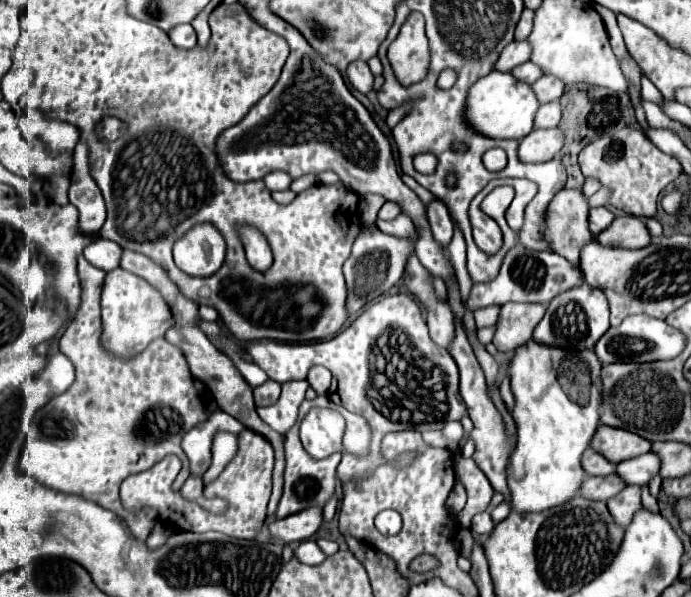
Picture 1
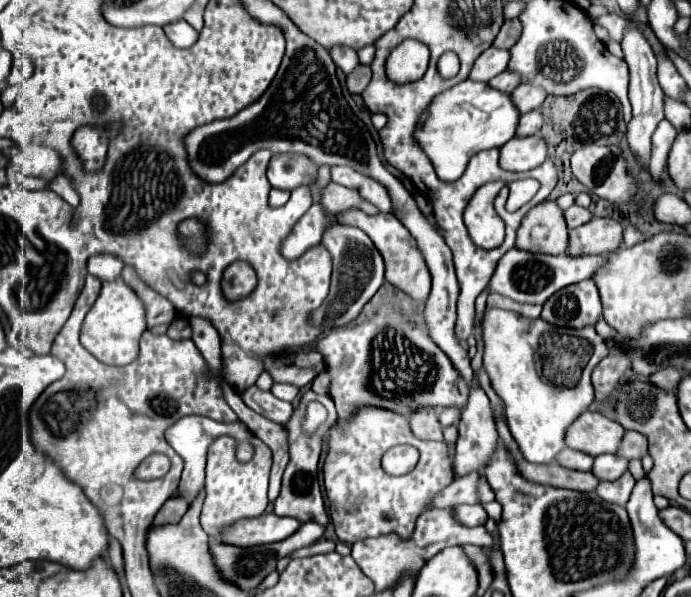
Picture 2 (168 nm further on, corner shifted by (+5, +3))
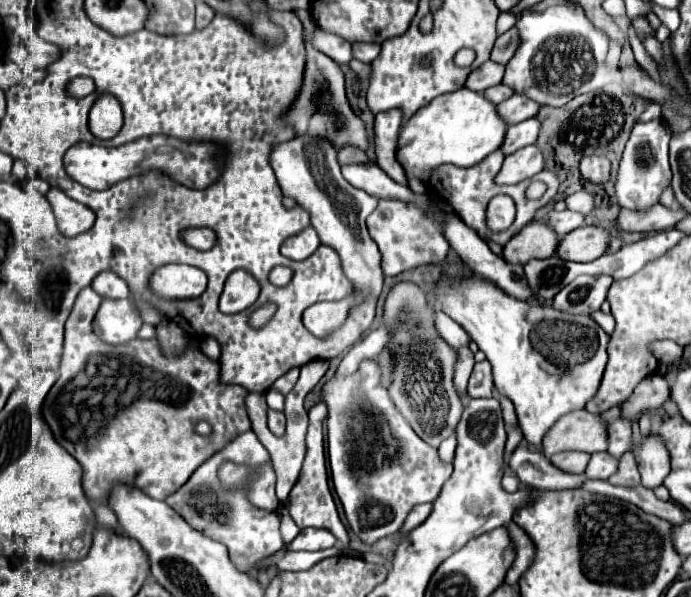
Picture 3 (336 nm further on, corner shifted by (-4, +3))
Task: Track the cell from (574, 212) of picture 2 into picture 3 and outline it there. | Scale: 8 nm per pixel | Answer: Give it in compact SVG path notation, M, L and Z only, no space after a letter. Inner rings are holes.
M551 210L551 212L547 214L547 220L545 220L545 222L547 222L547 226L549 226L551 230L555 230L559 236L563 236L563 234L579 228L579 226L583 224L583 220L585 220L585 216L581 216L581 214L577 214L577 212L569 212L569 210L555 212L555 210Z

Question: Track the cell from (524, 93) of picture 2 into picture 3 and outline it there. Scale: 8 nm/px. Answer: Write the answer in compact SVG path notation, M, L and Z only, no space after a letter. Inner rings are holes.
M513 94L509 100L497 104L497 114L509 126L513 126L517 122L523 122L527 118L533 118L537 114L537 110L539 110L539 104L521 96L521 94Z

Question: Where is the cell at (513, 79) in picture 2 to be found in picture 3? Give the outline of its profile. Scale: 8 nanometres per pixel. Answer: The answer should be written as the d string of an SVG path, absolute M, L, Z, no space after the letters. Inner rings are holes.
M497 84L497 86L491 86L491 88L487 88L483 94L485 94L485 98L487 98L489 102L493 102L493 104L499 104L499 102L507 100L509 96L513 96L513 90L511 90L509 86L505 86L505 84Z

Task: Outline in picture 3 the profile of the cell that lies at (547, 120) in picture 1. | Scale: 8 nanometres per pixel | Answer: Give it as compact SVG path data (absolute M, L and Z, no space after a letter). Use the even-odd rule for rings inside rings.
M529 118L529 120L521 122L521 124L509 126L507 132L505 132L505 140L501 144L501 152L505 156L509 156L509 154L517 152L523 146L535 144L537 132L539 132L539 120L537 118Z

